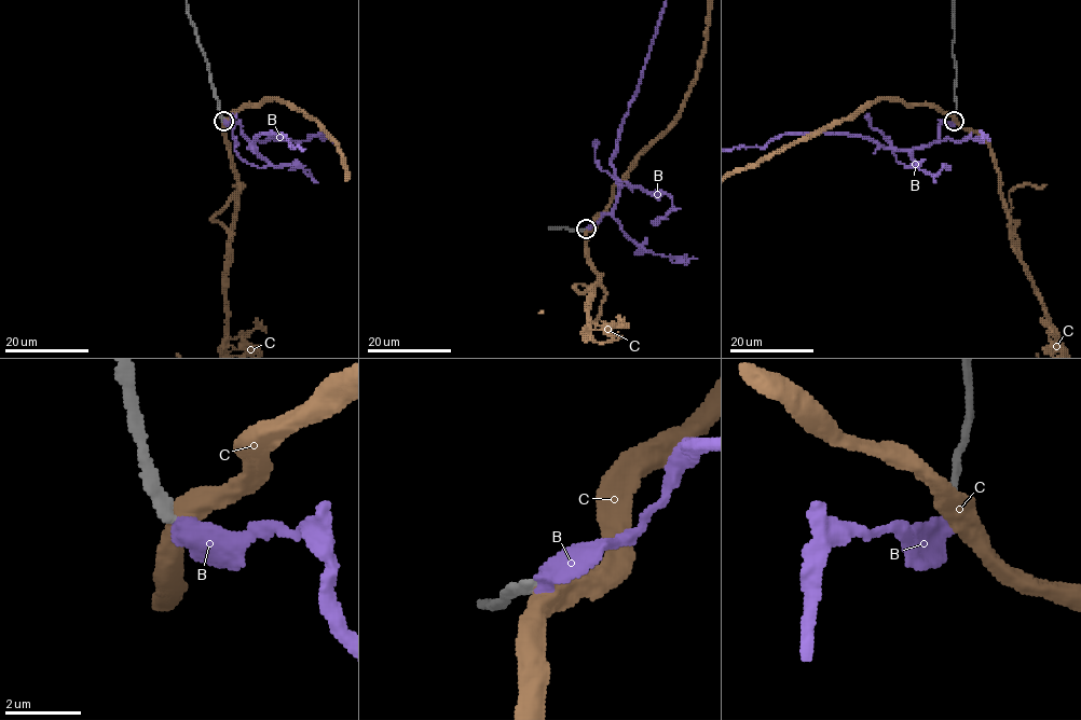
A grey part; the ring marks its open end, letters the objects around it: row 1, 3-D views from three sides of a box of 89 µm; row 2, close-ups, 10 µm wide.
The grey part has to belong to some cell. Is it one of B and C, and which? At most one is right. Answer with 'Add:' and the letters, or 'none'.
Add: none

